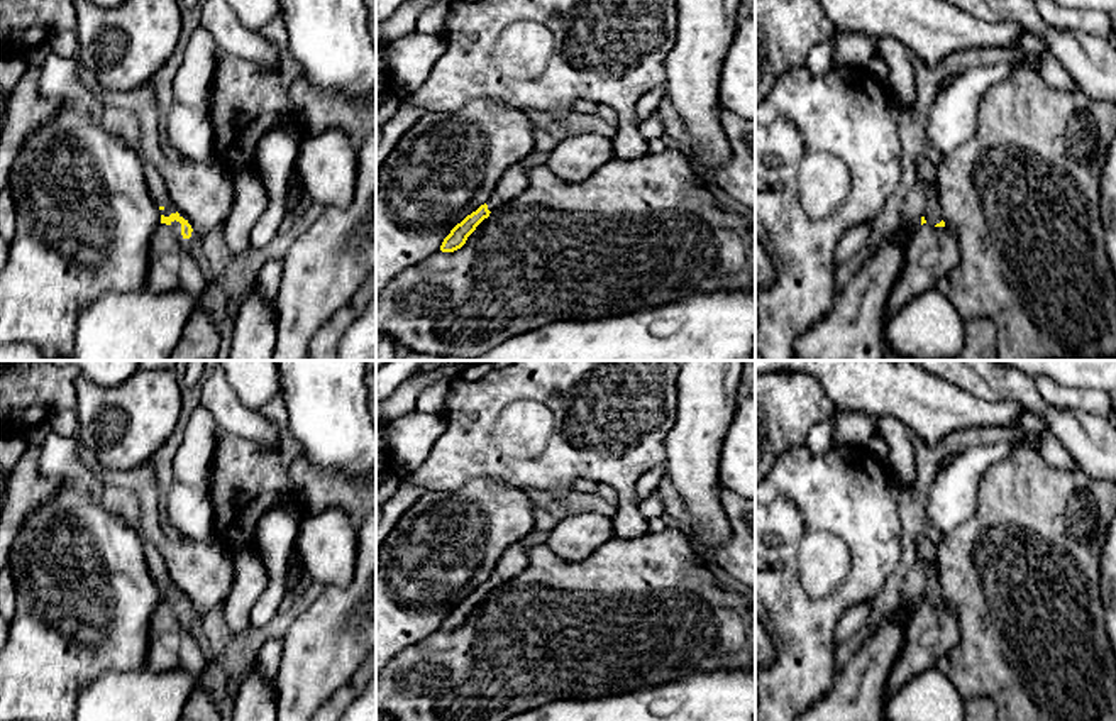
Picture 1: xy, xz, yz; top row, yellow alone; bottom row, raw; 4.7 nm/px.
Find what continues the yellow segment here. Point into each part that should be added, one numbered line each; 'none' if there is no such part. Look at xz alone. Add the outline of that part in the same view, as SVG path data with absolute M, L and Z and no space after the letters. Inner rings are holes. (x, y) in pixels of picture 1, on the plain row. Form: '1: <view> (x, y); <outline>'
1: xz (513, 561); M522 543L511 545L498 560L488 579L488 589L493 591L527 569L528 548Z

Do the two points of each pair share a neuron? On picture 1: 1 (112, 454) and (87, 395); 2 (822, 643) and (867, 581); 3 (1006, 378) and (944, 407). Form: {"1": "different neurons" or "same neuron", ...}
{"1": "same neuron", "2": "same neuron", "3": "different neurons"}

